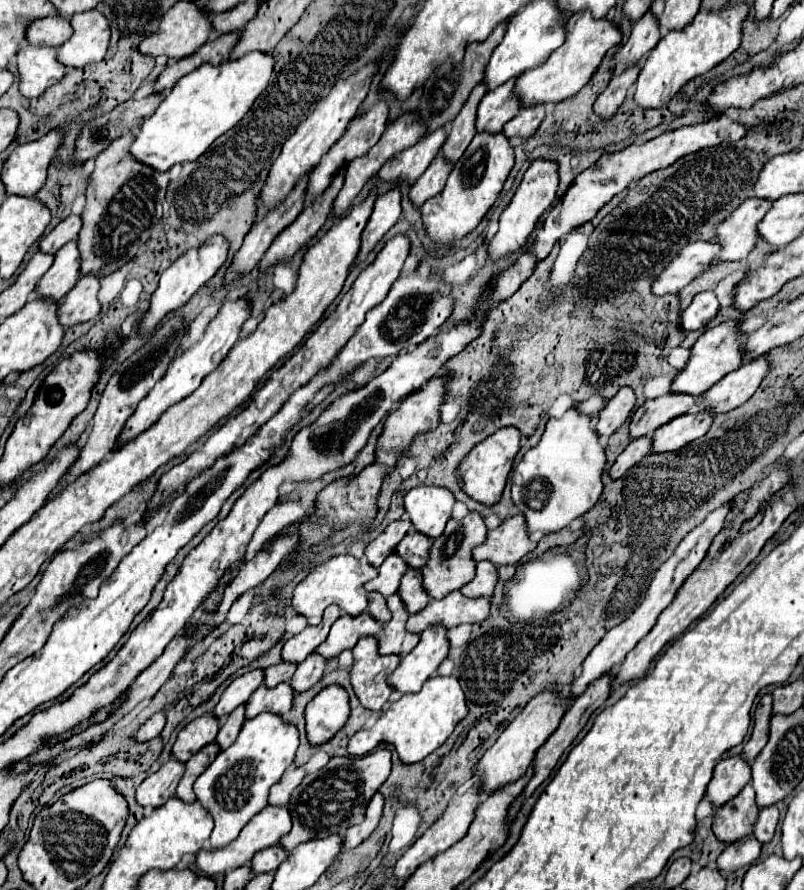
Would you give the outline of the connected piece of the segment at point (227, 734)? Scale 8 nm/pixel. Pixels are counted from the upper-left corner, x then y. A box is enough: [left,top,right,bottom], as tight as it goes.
[215,706,245,750]

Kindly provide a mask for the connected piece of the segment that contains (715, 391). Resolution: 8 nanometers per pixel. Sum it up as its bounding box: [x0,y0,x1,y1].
[703,356,769,416]

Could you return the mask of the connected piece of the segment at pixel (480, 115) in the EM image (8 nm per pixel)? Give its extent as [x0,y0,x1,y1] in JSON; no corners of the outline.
[477,78,521,134]

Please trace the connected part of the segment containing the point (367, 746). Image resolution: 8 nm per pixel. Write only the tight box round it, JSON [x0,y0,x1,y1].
[347,676,467,764]

